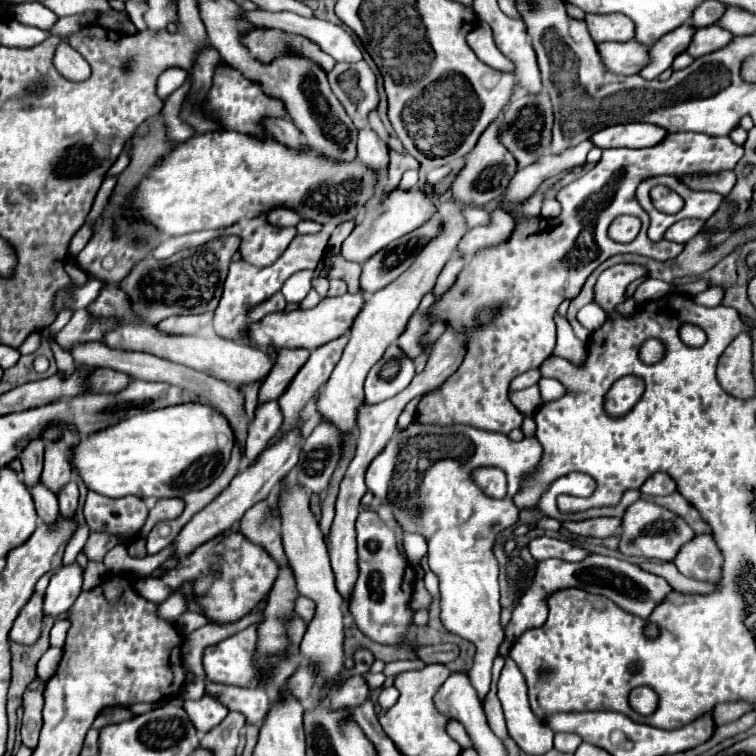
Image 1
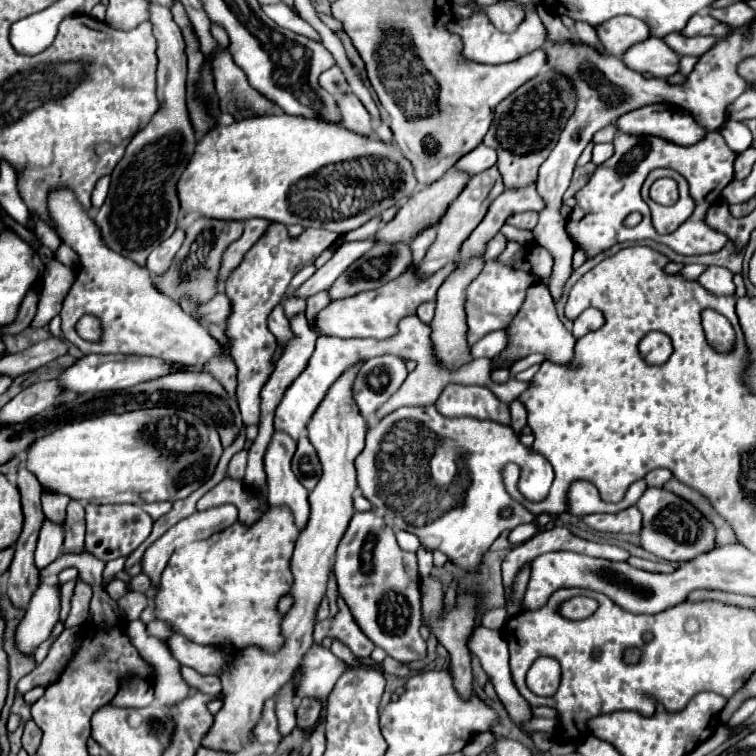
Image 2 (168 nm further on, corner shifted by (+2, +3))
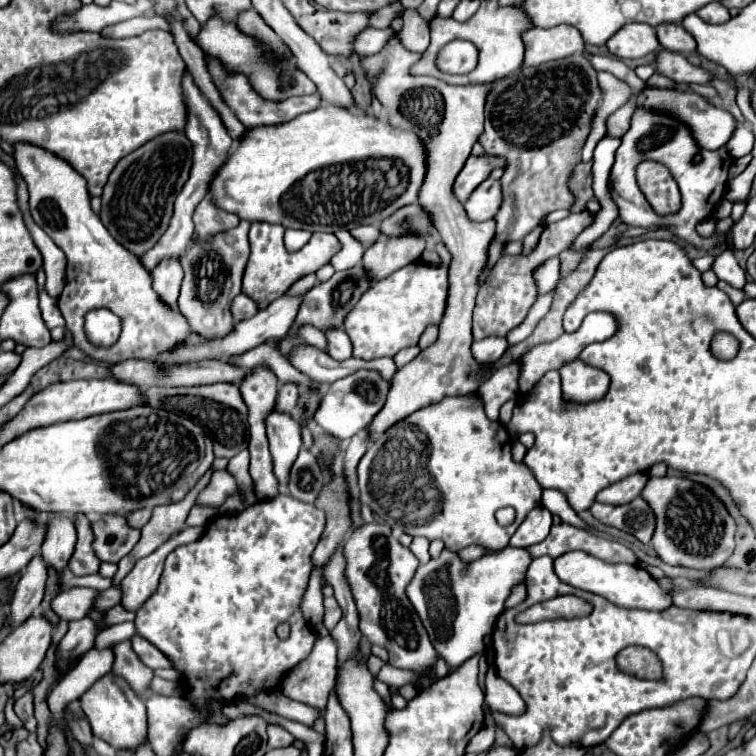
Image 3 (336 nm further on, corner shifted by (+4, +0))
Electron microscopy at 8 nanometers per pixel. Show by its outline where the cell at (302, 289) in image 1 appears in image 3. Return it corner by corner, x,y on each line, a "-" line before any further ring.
302,325
302,327
298,327
298,337
304,339
306,343
316,345
316,347
320,347
322,351
326,351
326,337
324,337
324,333
318,331
316,327
310,327
310,325

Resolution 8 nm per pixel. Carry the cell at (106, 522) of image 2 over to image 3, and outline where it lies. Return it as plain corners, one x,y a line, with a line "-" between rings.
102,515
92,523
94,553
100,561
118,563
140,539
140,529
130,527
126,515

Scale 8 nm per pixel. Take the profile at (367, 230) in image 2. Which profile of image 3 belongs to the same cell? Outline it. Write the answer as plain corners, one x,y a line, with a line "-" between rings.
336,229
334,234
338,237
340,245
342,245
342,249
330,261
334,265
334,269
336,271
344,271
344,269
352,269
352,267
360,265
366,247
356,237
352,237
348,231
344,231
344,229

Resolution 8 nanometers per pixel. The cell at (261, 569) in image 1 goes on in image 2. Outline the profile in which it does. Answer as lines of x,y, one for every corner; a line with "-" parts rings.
268,506
266,512
252,526
236,522
226,530
192,544
180,546
168,560
160,588
152,600
156,620
170,624
172,632
182,634
190,642
220,646
228,654
236,654
248,646
258,646
264,652
278,652
284,646
284,634
280,620
284,614
278,612
276,604
280,596
292,590
290,558
300,530
294,524
294,516
286,506

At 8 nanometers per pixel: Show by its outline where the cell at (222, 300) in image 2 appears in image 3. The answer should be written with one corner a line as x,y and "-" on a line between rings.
236,295
234,297
234,303
230,305
230,313
234,317
234,321
244,321
244,319
250,319
258,313
256,309
256,303
252,299
248,299
246,295

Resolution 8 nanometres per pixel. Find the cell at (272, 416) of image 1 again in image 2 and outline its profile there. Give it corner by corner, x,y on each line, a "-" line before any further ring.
240,450
238,454
232,456
232,460
230,460
230,464
228,464
228,470
226,470
226,476
228,476
228,478
232,478
232,480
242,480
242,478
244,478
246,456
248,456
246,450

